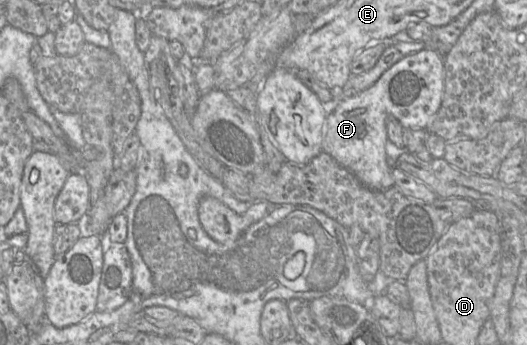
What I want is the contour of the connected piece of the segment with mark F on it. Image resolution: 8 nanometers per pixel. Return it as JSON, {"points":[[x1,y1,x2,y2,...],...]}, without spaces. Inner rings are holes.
{"points":[[424,48,403,57,369,88,328,106,322,150,351,171,368,189,384,191,393,187,386,154,386,120,393,116,404,128,425,129,441,106,444,81,444,56,437,51]]}

